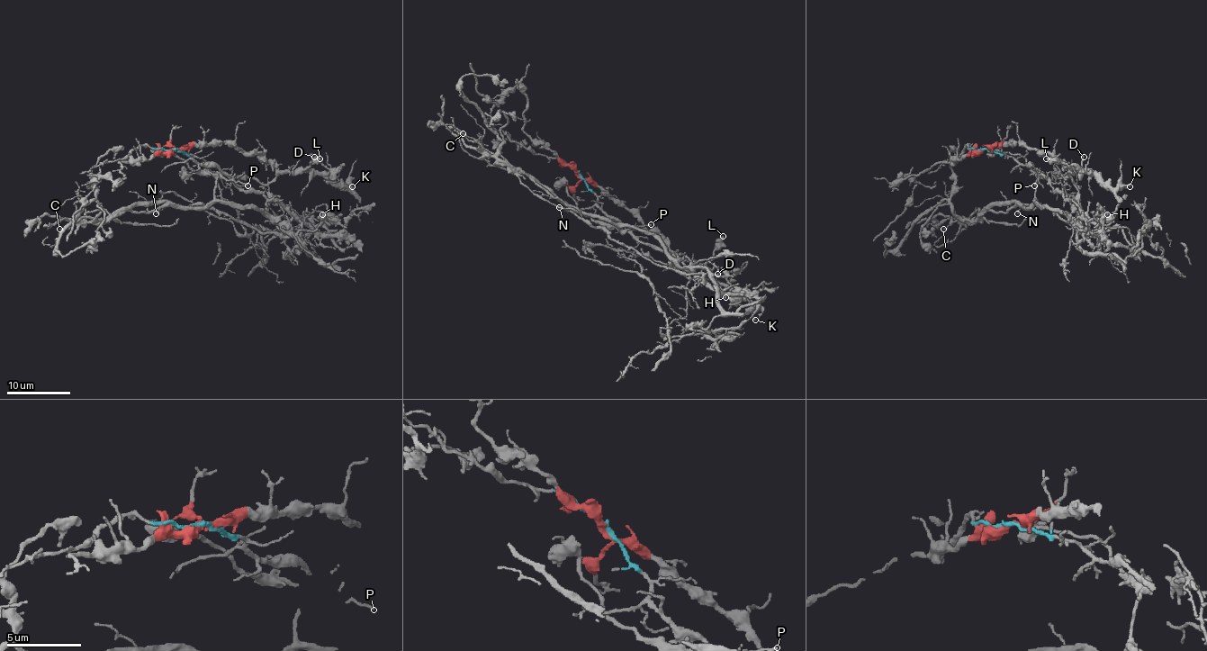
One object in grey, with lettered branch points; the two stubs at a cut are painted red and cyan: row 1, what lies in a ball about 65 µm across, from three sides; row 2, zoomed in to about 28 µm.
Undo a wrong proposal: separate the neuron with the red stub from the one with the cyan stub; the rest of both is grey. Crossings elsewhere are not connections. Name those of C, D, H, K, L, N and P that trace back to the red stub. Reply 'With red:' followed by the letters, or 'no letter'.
With red: D, K, L

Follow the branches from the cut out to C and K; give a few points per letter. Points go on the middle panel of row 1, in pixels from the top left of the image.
C: (577, 172), (596, 196), (596, 204), (622, 228), (606, 218), (579, 213), (525, 174), (502, 166), (463, 132)
K: (577, 172), (618, 199), (684, 259), (701, 265), (722, 284), (733, 285), (751, 302), (755, 320)

